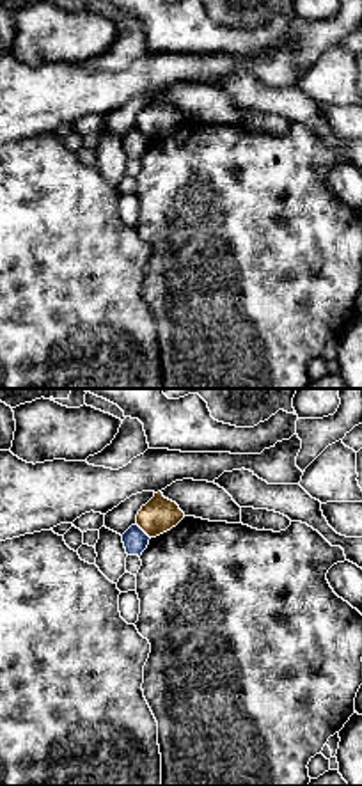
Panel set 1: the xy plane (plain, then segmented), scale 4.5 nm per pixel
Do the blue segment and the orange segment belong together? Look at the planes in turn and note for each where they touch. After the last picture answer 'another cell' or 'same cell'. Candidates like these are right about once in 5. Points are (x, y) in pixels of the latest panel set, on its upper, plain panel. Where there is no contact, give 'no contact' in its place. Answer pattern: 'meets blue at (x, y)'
meets blue at (142, 133)

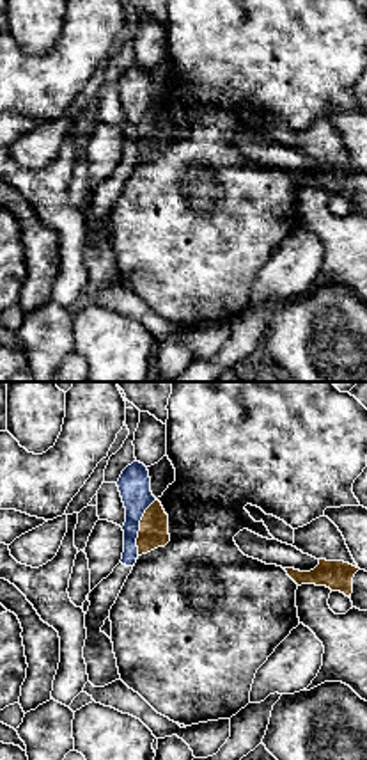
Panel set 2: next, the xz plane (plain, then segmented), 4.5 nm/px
meets blue at (139, 130)

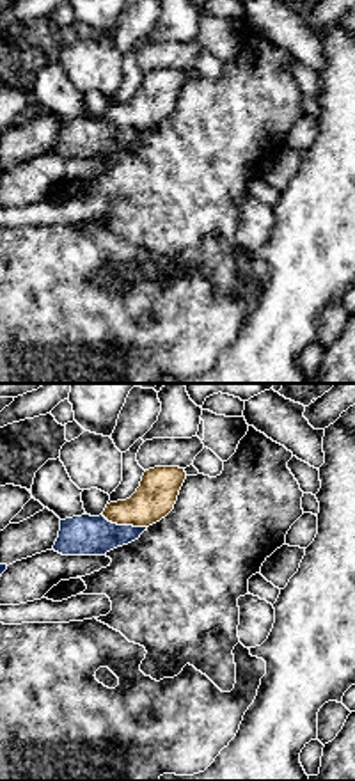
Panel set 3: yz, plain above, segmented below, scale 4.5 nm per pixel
meets blue at (125, 128)

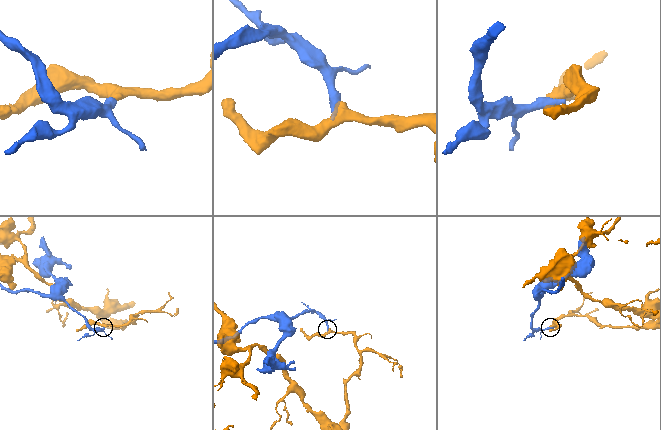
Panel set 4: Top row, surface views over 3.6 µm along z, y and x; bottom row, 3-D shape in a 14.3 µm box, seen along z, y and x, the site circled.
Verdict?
another cell

